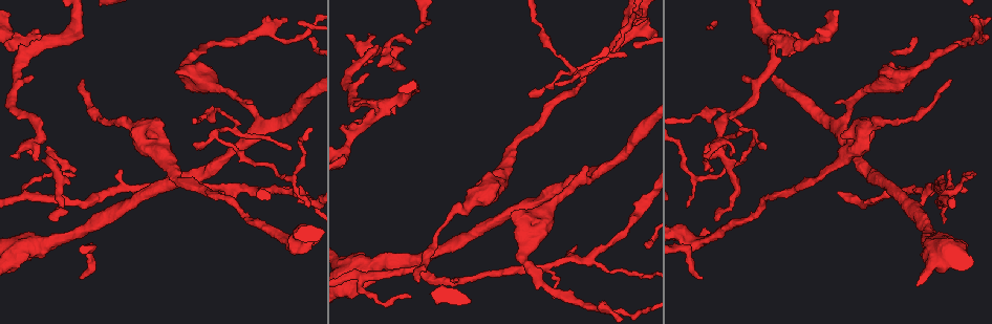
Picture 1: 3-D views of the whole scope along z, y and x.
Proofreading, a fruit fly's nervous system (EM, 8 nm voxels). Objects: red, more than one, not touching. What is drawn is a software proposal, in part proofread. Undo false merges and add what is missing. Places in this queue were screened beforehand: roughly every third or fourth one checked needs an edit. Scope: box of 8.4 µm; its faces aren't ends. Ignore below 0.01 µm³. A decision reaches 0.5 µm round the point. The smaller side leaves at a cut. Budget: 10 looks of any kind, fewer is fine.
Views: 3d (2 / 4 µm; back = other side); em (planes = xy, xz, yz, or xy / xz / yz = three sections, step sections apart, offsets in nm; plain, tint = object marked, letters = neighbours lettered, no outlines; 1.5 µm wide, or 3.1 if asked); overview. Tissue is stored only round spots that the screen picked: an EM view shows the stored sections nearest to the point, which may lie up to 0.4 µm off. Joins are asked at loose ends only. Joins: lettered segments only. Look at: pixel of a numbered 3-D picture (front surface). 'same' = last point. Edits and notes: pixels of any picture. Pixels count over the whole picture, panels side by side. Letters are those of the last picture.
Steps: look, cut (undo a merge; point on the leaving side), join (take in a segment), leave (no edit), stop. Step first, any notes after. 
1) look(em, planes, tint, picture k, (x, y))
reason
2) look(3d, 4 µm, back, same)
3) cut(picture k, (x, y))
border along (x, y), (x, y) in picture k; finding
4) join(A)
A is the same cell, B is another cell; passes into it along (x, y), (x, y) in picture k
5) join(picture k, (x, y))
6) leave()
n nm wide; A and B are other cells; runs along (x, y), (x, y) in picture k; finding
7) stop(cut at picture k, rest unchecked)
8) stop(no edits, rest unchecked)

look(3d, 4 µm, picture 1, (702, 277))

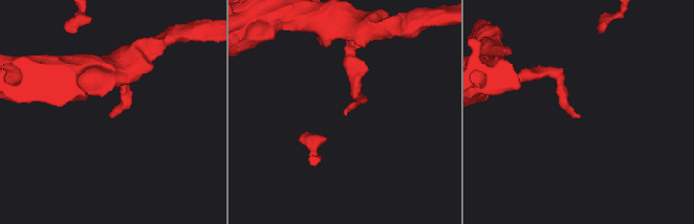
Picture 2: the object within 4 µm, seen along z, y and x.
look(em, planes, letters, picture 2, (579, 114))
now the EM

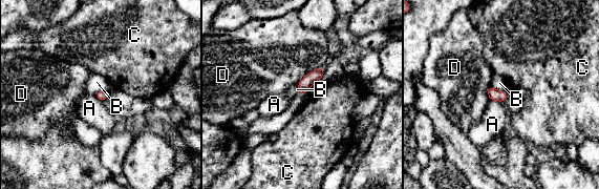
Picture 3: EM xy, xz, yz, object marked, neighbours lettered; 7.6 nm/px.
leave()
A, B, C and D are other cells; none of them fits

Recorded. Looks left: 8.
look(em, planes, letters, picture 1, (373, 51))
sharp bend

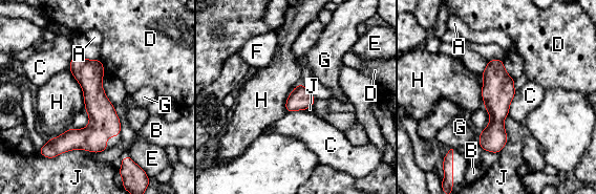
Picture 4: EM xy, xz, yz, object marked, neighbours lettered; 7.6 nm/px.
leave()
A, B, C, D, E, F, G, H and J are other cells; runs along (98, 62), (94, 124), (55, 147) in picture 4; all the same neuron

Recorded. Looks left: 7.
look(3d, 4 µm, picture 1, (962, 176))
an open end

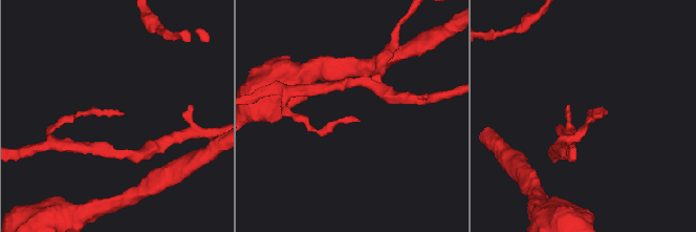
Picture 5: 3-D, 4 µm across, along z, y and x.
look(em, xy, step 8, tint, picture 5, (125, 112))

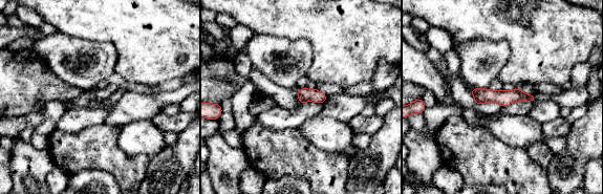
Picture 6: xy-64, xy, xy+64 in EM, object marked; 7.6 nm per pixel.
look(em, xz, step 4, letters, same)

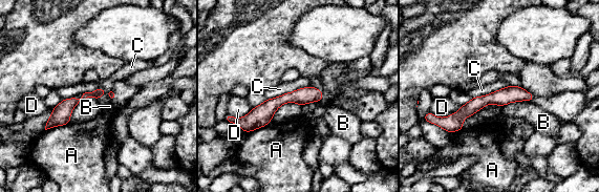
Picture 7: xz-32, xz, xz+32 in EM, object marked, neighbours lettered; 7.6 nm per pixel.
leave()
A, B, C and D are other cells; none of them fits

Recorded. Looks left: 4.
look(3d, 2 µm, picture 1, (289, 150))

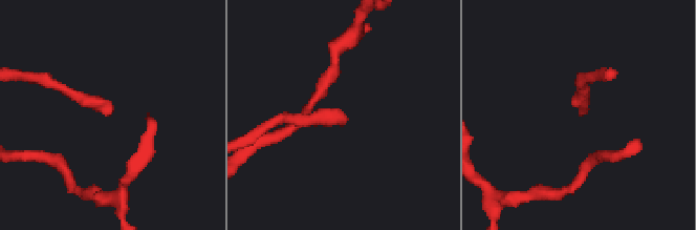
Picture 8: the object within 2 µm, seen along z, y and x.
look(em, planes, letters, picture 8, (587, 113))

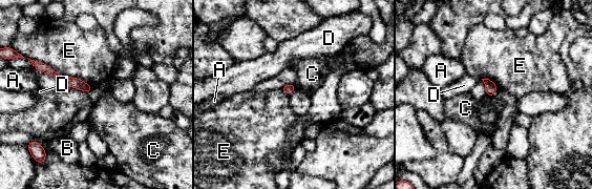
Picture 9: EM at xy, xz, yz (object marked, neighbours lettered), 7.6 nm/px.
leave()
A, B, C, D and E are other cells; runs along (35, 63), (63, 80), (88, 87) in picture 9; none of them fits

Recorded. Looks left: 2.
stop(no edits, rest unchecked)

